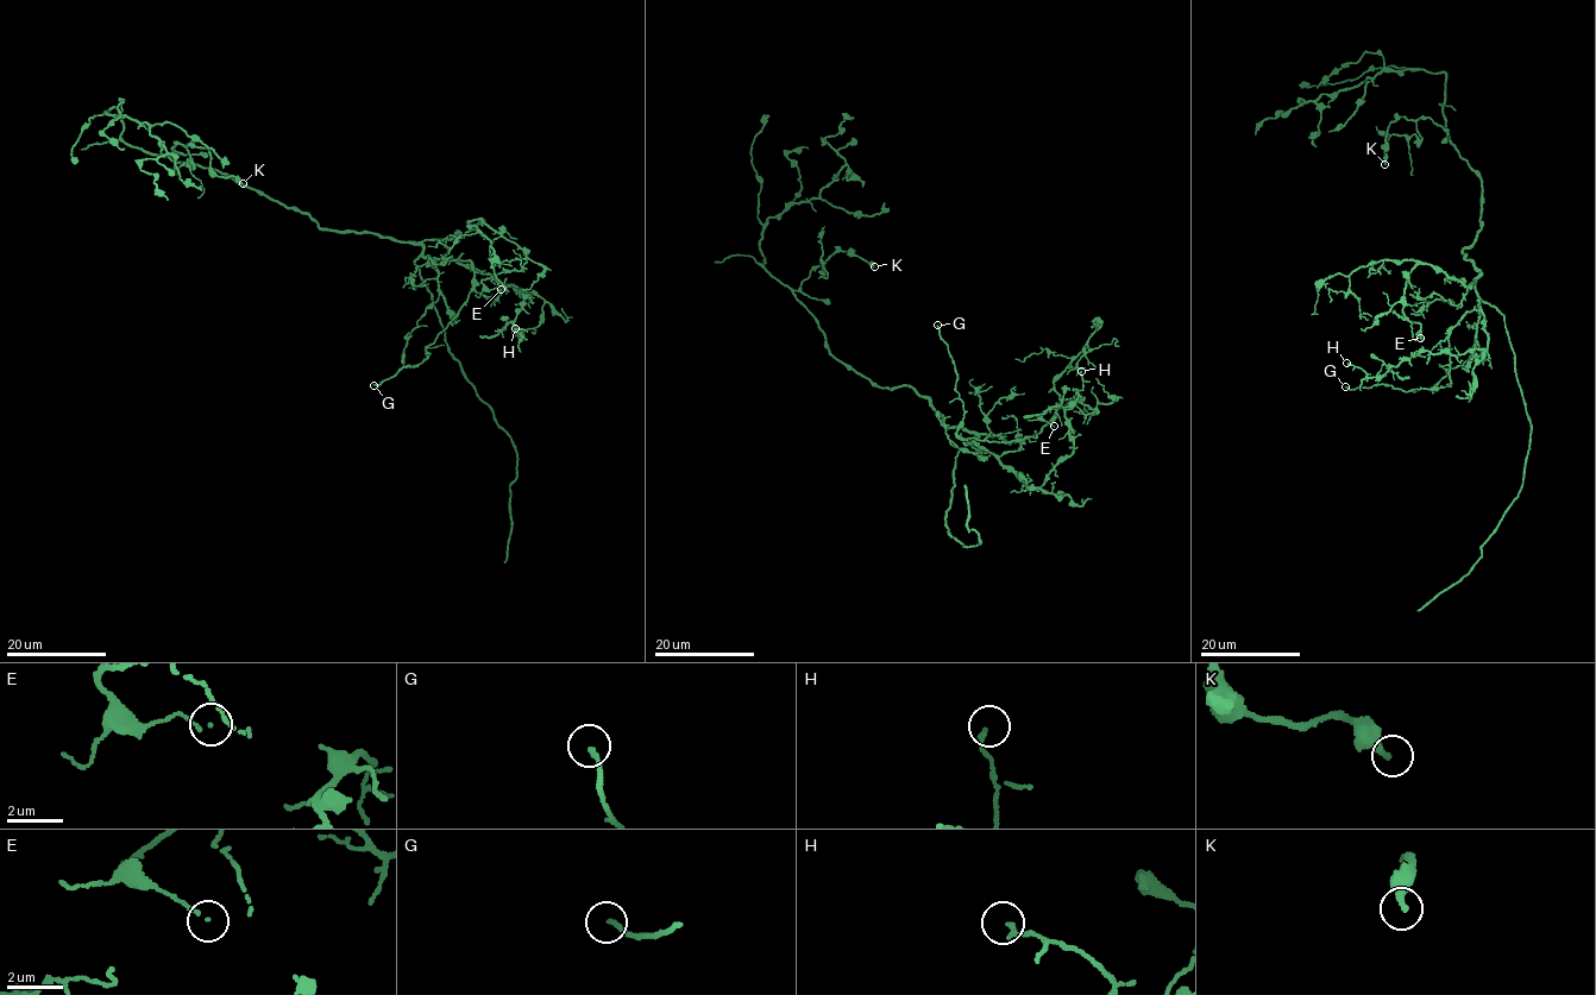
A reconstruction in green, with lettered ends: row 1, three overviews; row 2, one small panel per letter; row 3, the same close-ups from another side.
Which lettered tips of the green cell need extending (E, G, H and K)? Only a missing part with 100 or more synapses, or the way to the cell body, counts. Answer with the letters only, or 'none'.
none

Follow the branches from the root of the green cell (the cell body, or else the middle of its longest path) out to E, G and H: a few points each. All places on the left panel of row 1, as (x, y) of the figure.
E: (316, 224), (420, 243), (459, 239), (482, 219), (527, 260), (520, 270), (481, 281), (501, 289)
G: (316, 224), (418, 244), (425, 256), (471, 264), (469, 298), (427, 346), (427, 358), (374, 385)
H: (316, 224), (418, 244), (425, 256), (450, 258), (513, 285), (531, 296), (513, 322), (523, 335), (515, 328)

